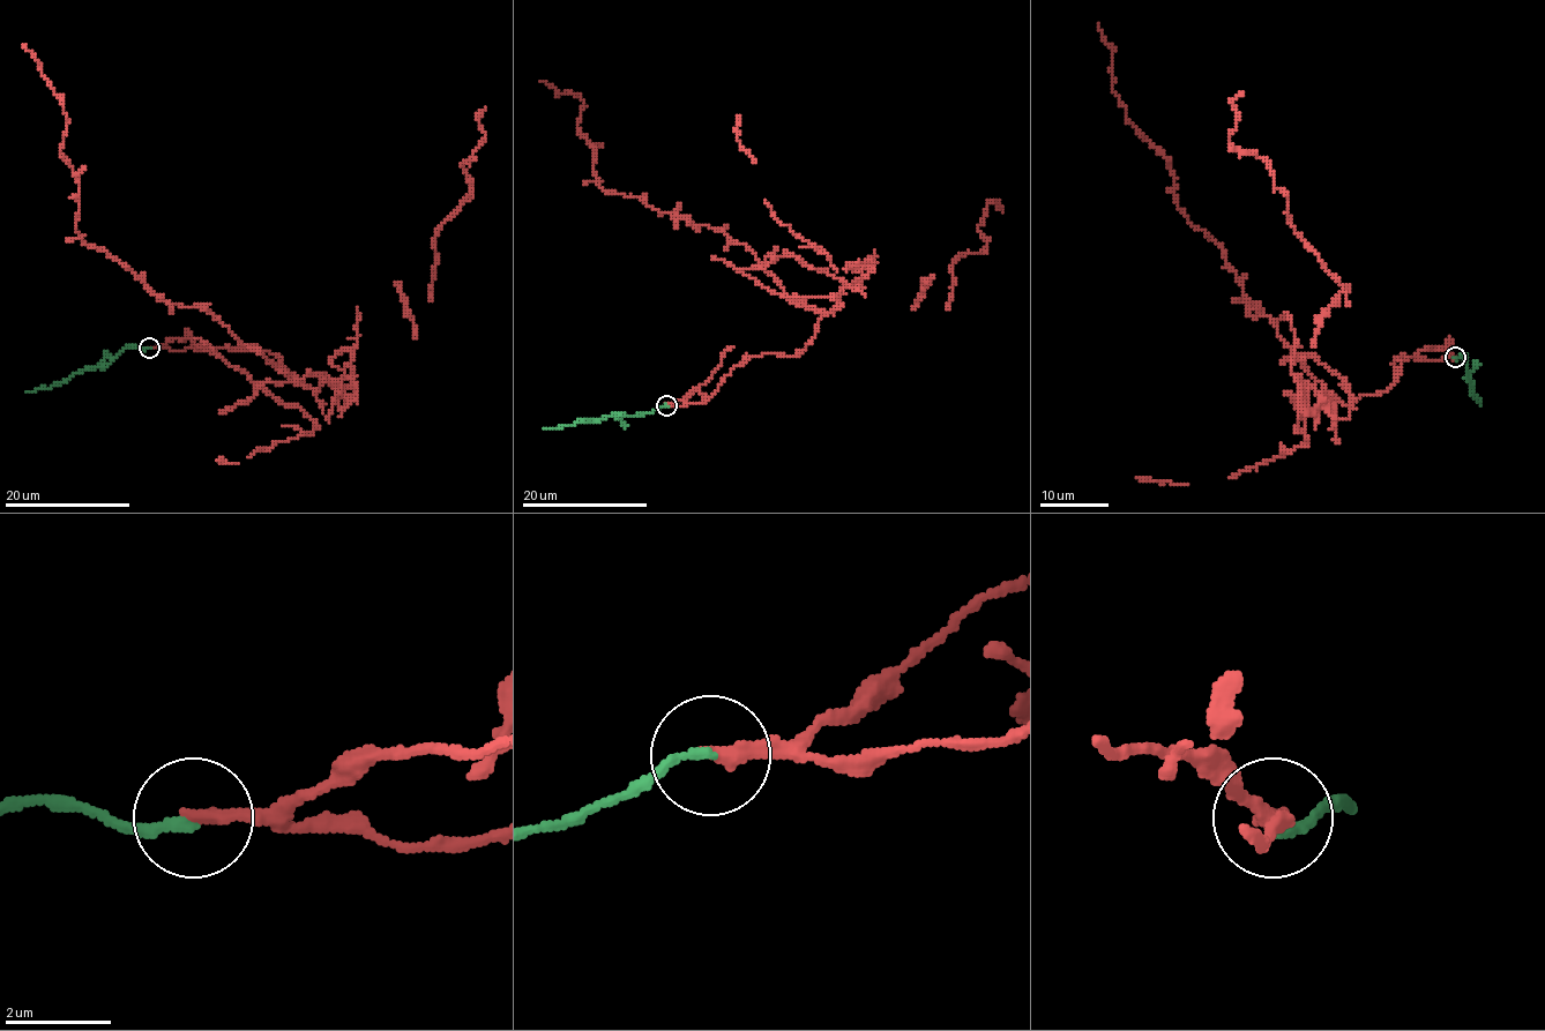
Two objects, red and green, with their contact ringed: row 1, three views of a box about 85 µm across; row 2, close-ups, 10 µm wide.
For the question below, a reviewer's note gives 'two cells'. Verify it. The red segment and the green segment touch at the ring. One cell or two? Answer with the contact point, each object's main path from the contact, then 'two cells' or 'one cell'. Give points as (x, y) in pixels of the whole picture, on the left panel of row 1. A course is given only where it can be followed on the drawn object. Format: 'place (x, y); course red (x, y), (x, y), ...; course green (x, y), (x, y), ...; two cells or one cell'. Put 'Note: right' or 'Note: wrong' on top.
Note: right
place (149, 348); course red (148, 346), (262, 350), (308, 388), (83, 240), (67, 117), (23, 45); course green (148, 346), (127, 345), (99, 367), (86, 367), (61, 382), (27, 393); two cells

